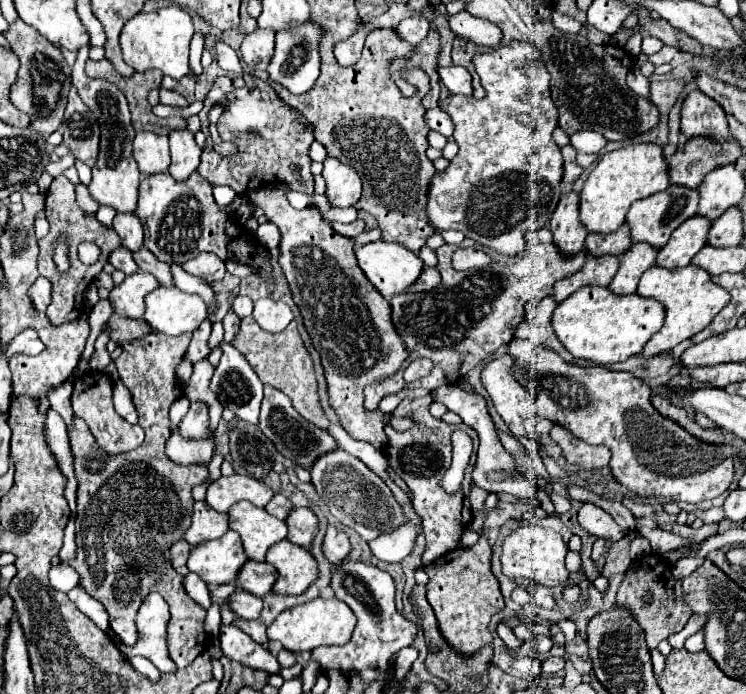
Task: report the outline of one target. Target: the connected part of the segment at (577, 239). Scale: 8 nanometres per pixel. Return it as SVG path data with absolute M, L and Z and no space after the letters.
M567 192L561 196L557 210L551 216L551 232L553 242L565 254L575 254L583 248L585 242L585 228L581 228L579 218L579 194Z

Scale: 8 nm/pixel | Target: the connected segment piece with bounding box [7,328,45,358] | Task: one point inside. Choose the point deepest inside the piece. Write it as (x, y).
(25, 342)

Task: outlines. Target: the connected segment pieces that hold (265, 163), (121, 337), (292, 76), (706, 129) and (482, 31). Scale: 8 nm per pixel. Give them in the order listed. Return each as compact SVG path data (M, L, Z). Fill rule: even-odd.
M219 76L205 98L201 114L209 114L209 110L219 104L225 108L217 122L219 136L225 142L237 144L239 154L233 158L223 158L217 152L203 152L197 172L205 176L211 186L231 186L239 196L247 196L255 188L283 182L293 190L309 196L313 194L313 174L309 172L309 146L313 144L315 136L309 128L309 122L303 122L301 114L297 114L295 108L289 108L267 82L255 76L247 76L243 88L235 88L229 76ZM295 164L301 170L301 184L291 174L291 166Z
M113 314L111 320L107 322L107 326L109 326L109 324L115 326L111 338L113 338L113 342L117 342L119 346L125 344L125 342L133 342L133 340L145 338L145 334L155 334L143 318L131 319L125 318L125 316L119 316L119 314Z
M311 18L305 20L305 24L297 24L297 28L285 28L281 32L277 32L275 54L273 54L271 64L267 68L269 78L277 80L279 84L283 84L293 94L303 94L303 92L311 90L315 80L321 74L319 44L321 44L323 34L325 34L325 30L317 22L313 22Z
M695 88L687 94L681 108L681 132L685 132L687 138L701 134L713 136L715 140L727 140L729 126L725 110Z
M469 12L453 14L449 18L449 24L451 24L451 30L455 32L455 36L461 36L465 40L473 40L475 44L489 46L489 48L499 46L501 36L497 36L495 24L491 24L487 20L479 20L475 16L471 16Z

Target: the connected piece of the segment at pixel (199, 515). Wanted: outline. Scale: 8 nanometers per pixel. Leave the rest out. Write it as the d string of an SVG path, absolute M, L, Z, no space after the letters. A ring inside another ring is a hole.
M195 502L193 506L193 524L185 534L185 540L191 546L199 546L201 542L221 538L229 530L229 516L209 508L205 502Z

